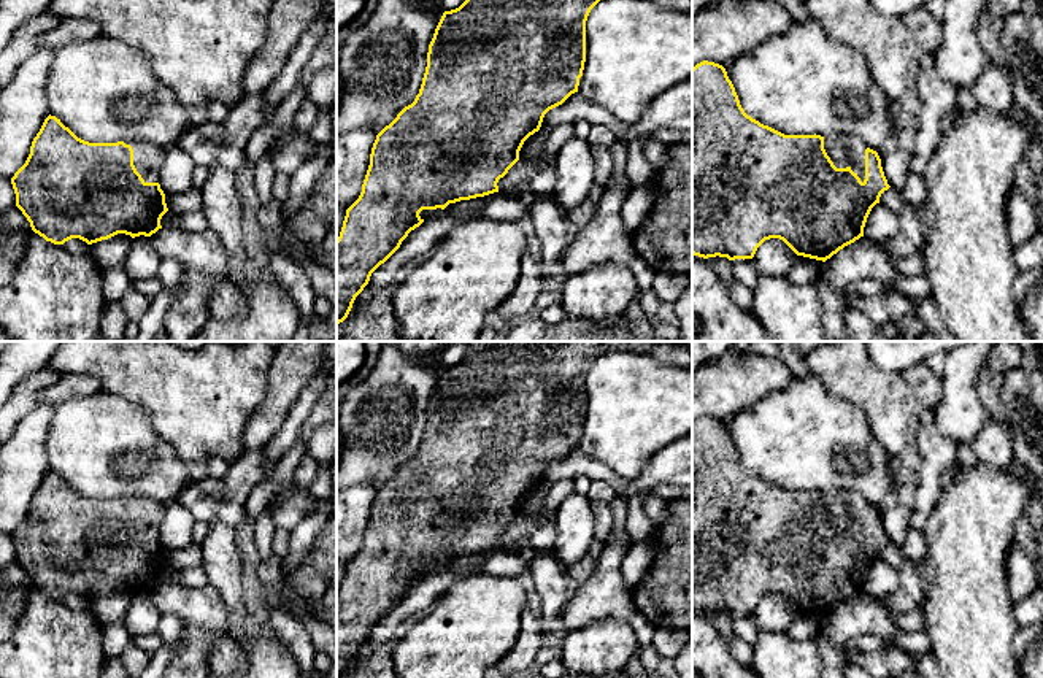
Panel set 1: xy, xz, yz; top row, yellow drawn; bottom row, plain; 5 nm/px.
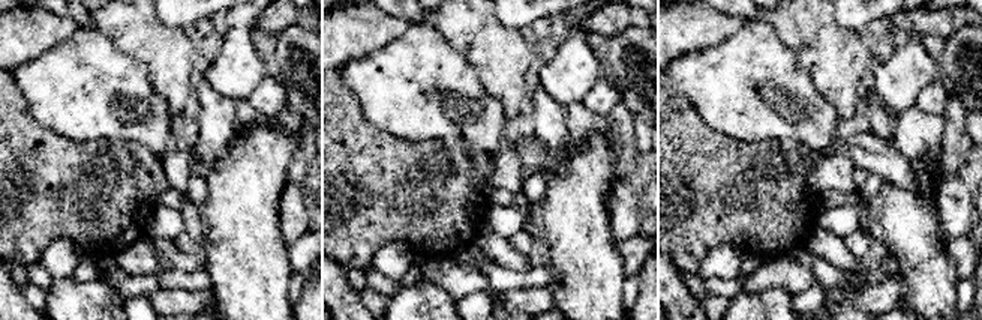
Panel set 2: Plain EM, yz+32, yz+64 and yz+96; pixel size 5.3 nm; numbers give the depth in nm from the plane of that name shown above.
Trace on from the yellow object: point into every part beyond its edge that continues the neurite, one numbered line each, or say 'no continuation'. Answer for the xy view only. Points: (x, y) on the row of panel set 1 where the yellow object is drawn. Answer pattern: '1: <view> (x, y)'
1: xy (148, 157)

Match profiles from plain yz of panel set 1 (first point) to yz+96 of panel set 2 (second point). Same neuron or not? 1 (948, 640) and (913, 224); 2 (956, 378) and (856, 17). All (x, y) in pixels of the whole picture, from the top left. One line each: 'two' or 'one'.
1: one
2: two

